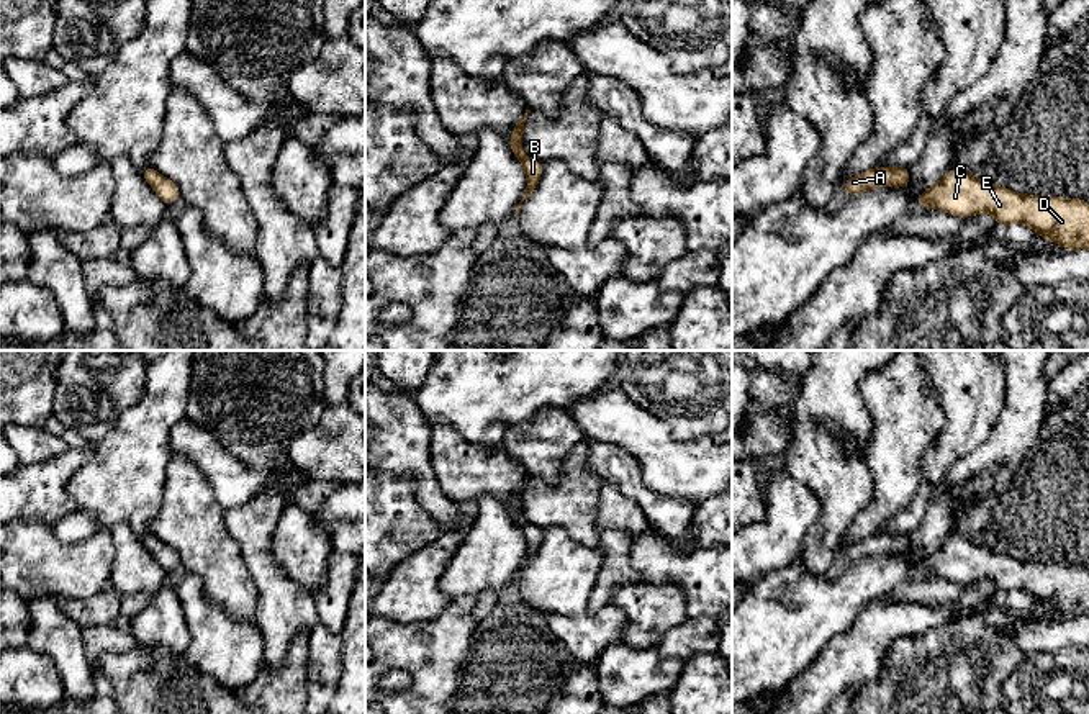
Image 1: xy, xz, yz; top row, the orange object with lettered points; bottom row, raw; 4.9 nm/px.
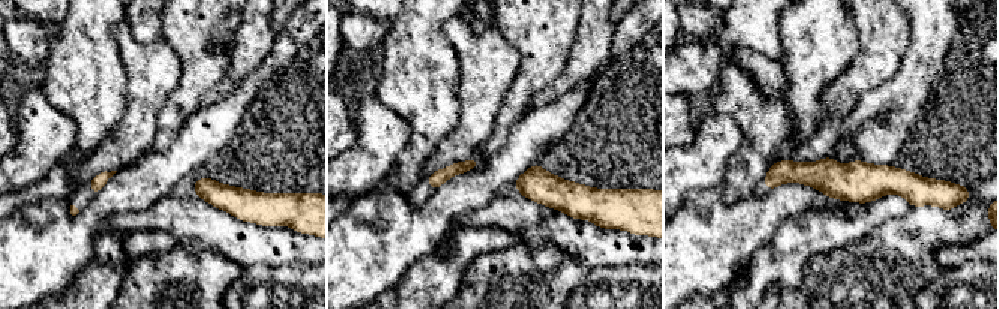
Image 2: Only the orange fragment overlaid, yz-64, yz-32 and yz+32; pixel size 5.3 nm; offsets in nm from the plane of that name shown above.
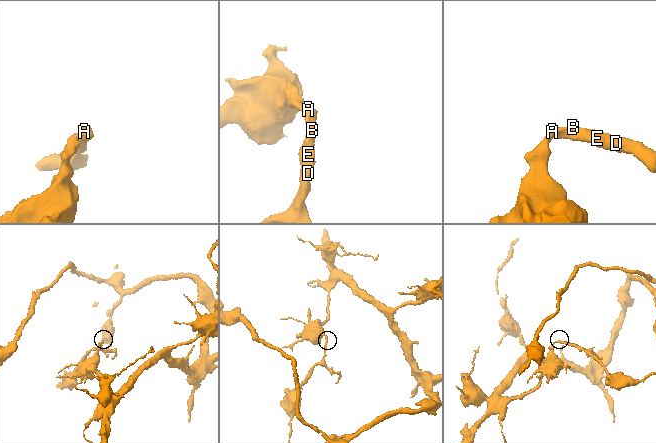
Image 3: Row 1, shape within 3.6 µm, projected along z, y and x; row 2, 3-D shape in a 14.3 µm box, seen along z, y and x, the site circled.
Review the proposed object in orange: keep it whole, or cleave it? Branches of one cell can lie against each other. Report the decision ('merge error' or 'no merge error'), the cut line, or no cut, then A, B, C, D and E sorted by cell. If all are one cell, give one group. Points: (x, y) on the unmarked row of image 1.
no merge error; no cut; A B C D E

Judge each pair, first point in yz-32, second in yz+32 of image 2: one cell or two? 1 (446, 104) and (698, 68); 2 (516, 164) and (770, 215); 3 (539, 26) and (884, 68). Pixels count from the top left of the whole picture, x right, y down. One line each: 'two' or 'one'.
1: two
2: one
3: one

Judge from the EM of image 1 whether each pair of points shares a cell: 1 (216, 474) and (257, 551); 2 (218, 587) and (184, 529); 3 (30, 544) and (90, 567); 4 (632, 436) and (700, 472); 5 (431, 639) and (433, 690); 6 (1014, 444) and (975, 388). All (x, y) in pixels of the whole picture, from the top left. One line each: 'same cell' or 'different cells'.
1: different cells
2: same cell
3: same cell
4: same cell
5: same cell
6: different cells

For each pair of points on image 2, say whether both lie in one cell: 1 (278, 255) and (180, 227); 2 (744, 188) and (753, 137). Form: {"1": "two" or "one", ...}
{"1": "one", "2": "one"}

